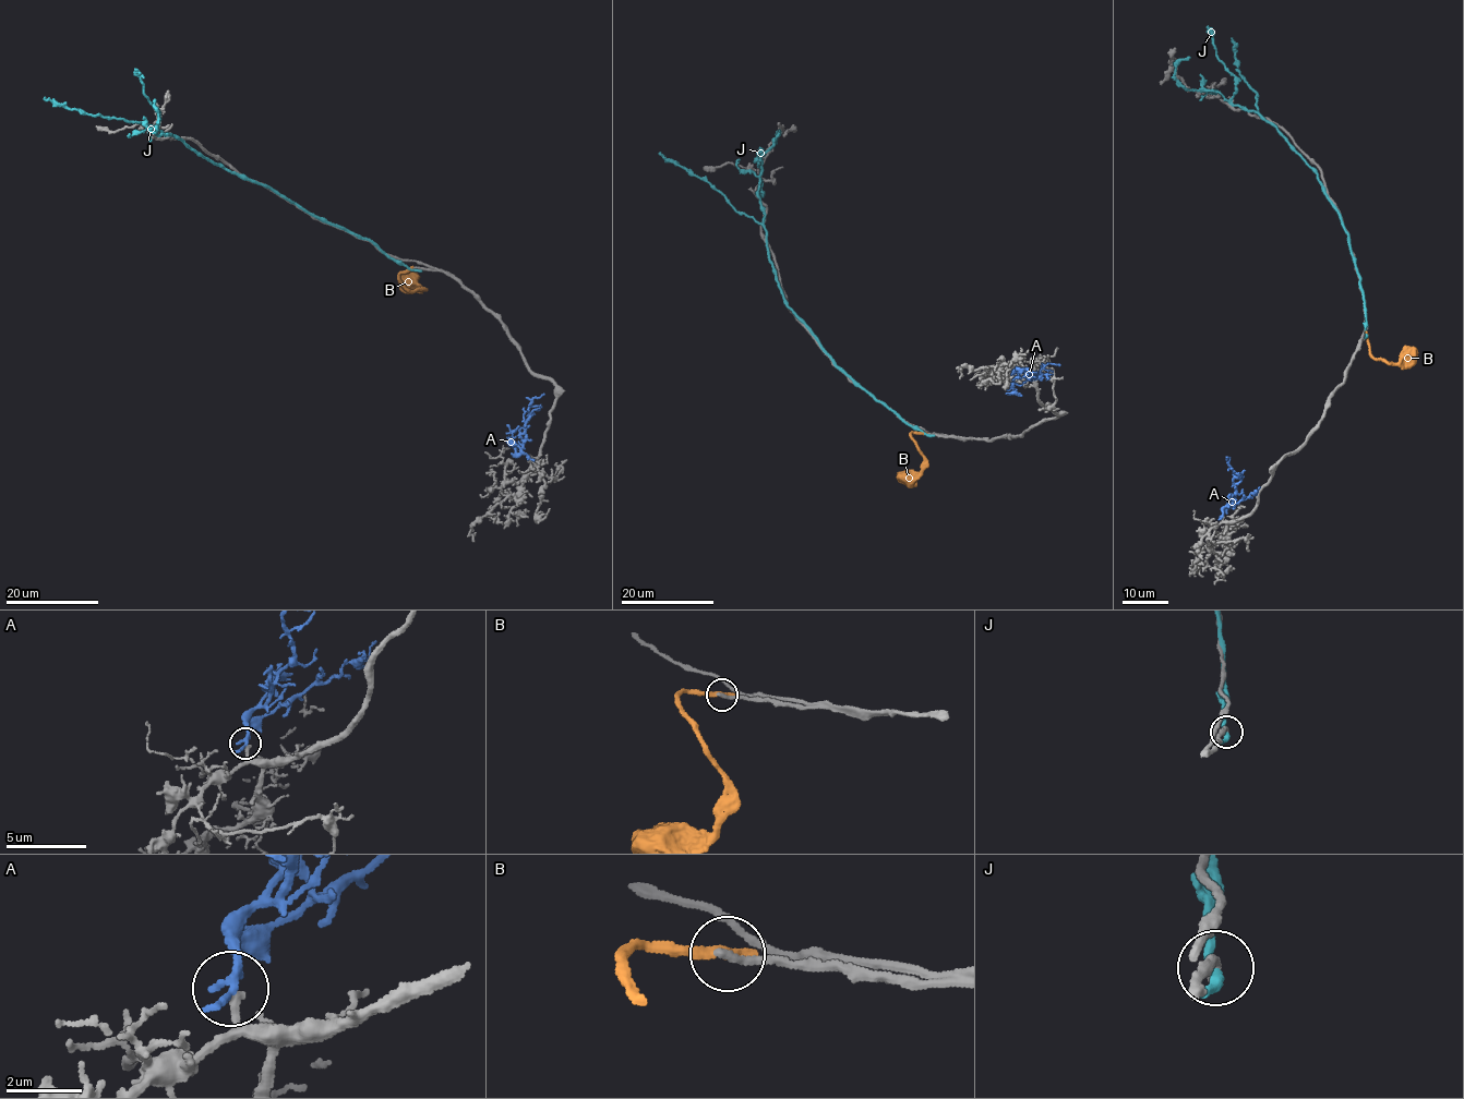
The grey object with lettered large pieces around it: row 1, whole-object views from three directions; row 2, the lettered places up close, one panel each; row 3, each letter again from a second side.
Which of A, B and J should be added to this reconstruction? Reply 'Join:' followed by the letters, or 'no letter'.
Join: A

